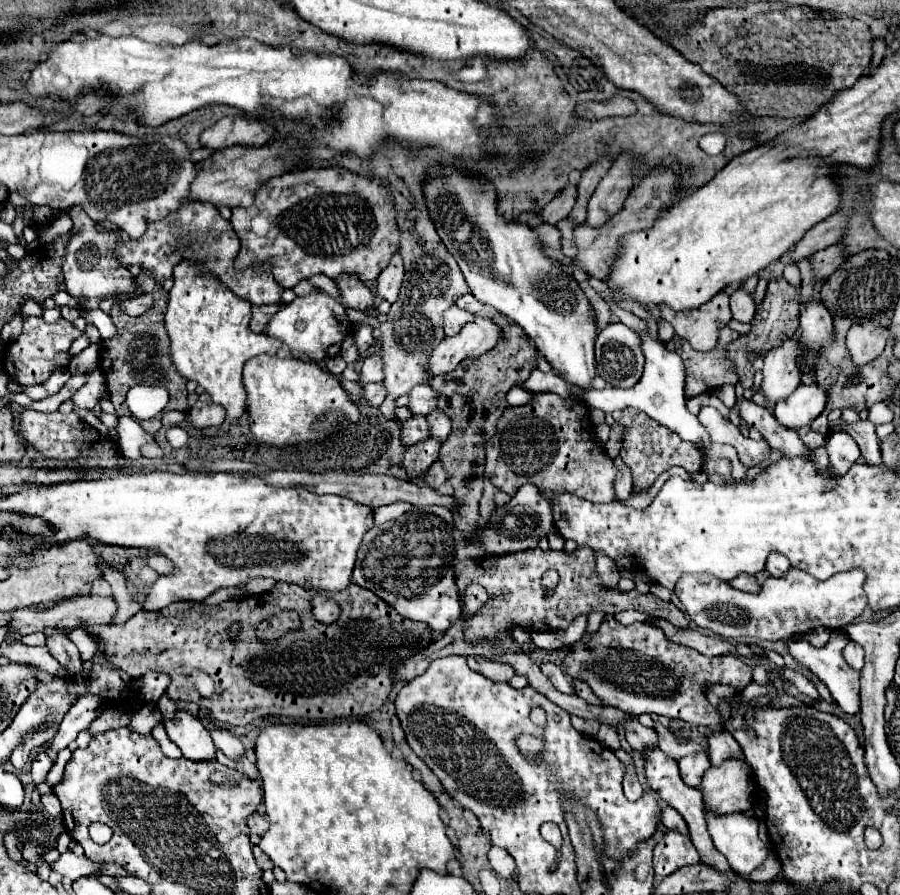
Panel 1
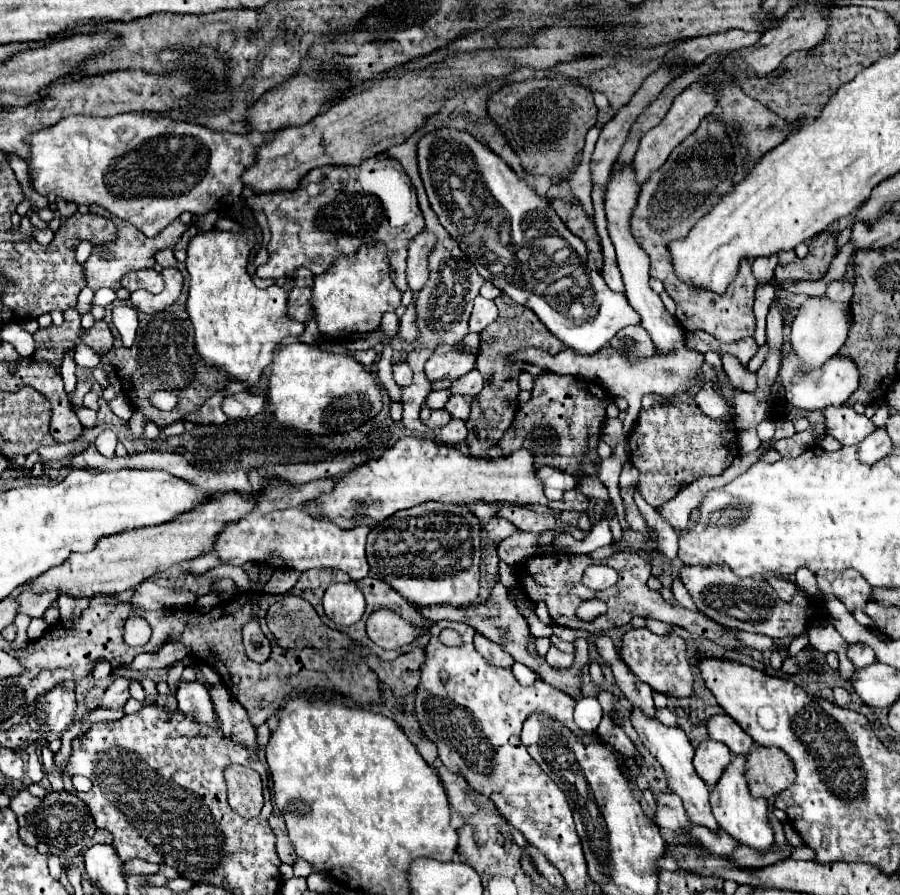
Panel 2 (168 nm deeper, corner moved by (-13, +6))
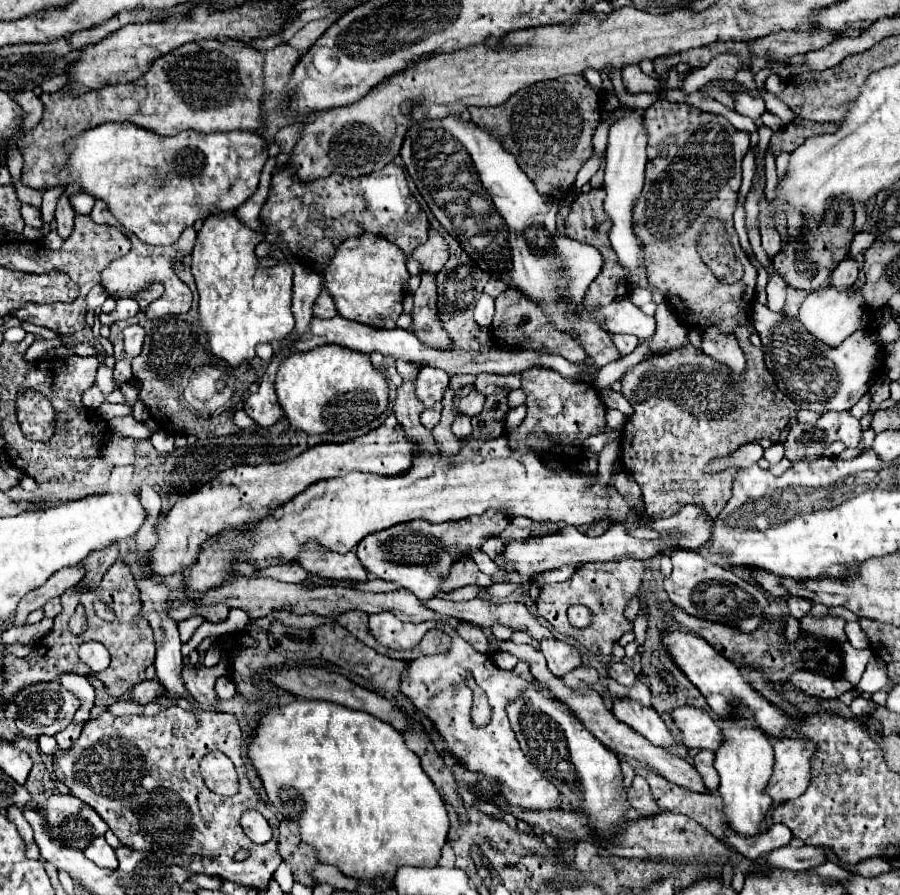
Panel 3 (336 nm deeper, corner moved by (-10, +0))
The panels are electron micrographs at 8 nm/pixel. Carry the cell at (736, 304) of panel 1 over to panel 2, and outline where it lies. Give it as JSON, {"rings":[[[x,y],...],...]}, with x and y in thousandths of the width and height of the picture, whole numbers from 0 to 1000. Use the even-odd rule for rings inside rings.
{"rings":[[[864,285],[844,287],[844,289],[838,289],[838,292],[836,292],[836,305],[838,305],[838,309],[840,309],[840,314],[842,314],[844,318],[860,312],[860,298],[864,296],[862,289],[864,289]]]}

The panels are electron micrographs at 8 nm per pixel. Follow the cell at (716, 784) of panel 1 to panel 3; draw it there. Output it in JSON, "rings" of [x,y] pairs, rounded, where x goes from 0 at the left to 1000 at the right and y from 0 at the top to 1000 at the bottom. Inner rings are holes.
{"rings":[[[861,826],[861,857],[850,886],[861,897],[888,891],[899,879],[899,853],[903,848],[903,830],[899,826]]]}

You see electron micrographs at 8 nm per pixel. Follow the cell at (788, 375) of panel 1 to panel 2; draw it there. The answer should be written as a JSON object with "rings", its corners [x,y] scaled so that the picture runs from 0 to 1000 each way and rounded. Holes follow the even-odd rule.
{"rings":[[[916,332],[896,334],[880,359],[880,374],[878,374],[878,390],[887,399],[891,417],[900,417],[909,412],[909,408],[916,408],[922,399],[927,399],[942,377],[942,365],[944,365],[942,341],[924,339],[918,336]]]}

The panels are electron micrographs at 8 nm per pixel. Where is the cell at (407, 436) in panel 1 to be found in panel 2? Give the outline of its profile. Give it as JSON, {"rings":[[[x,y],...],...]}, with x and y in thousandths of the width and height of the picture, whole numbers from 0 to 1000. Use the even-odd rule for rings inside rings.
{"rings":[[[469,455],[467,459],[467,470],[476,477],[476,479],[489,479],[493,477],[498,470],[500,470],[500,464],[496,457],[476,457],[476,455]]]}

